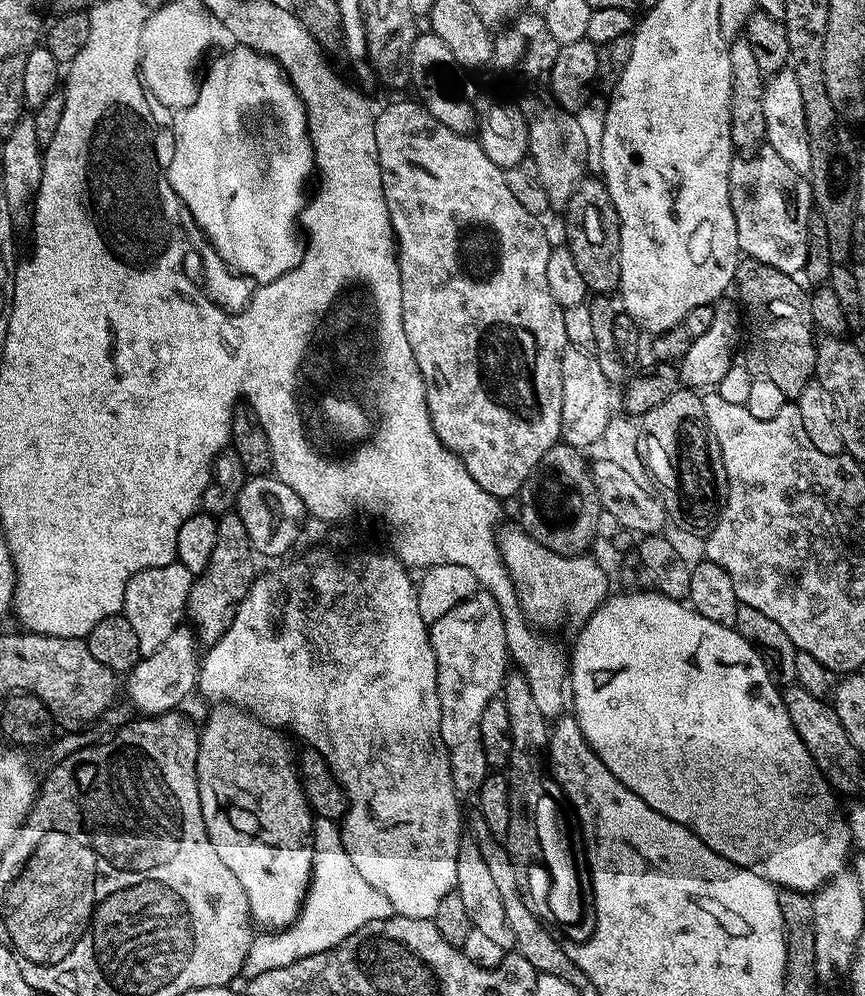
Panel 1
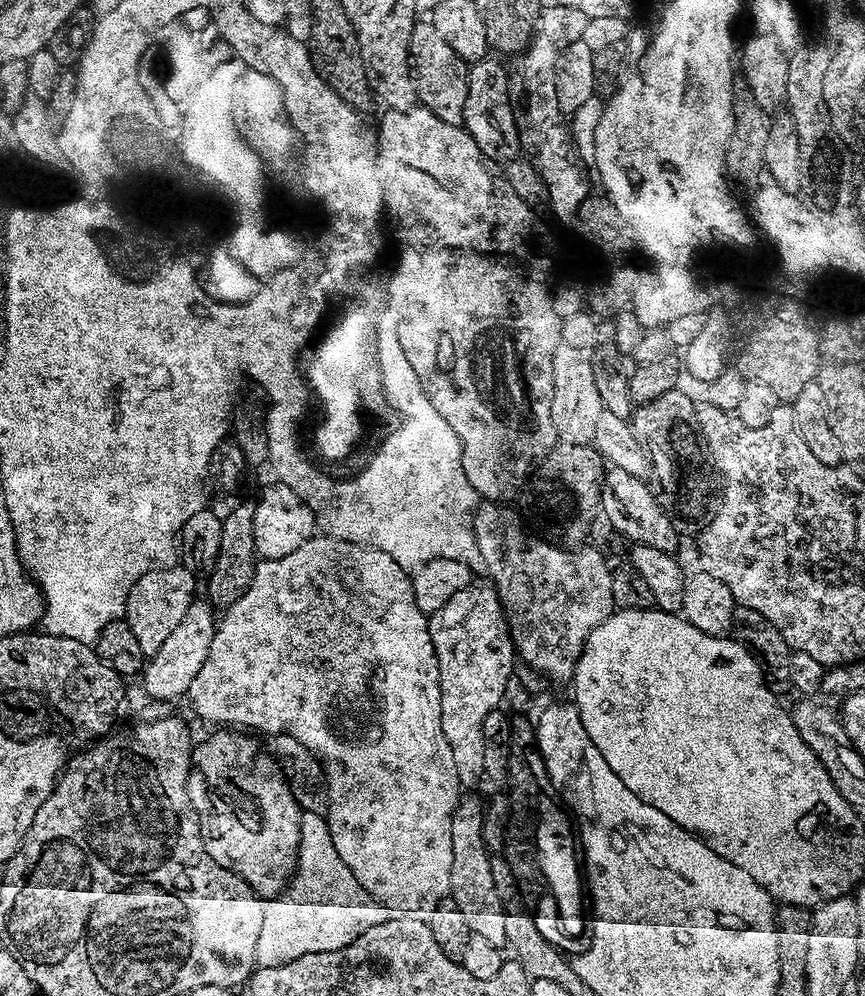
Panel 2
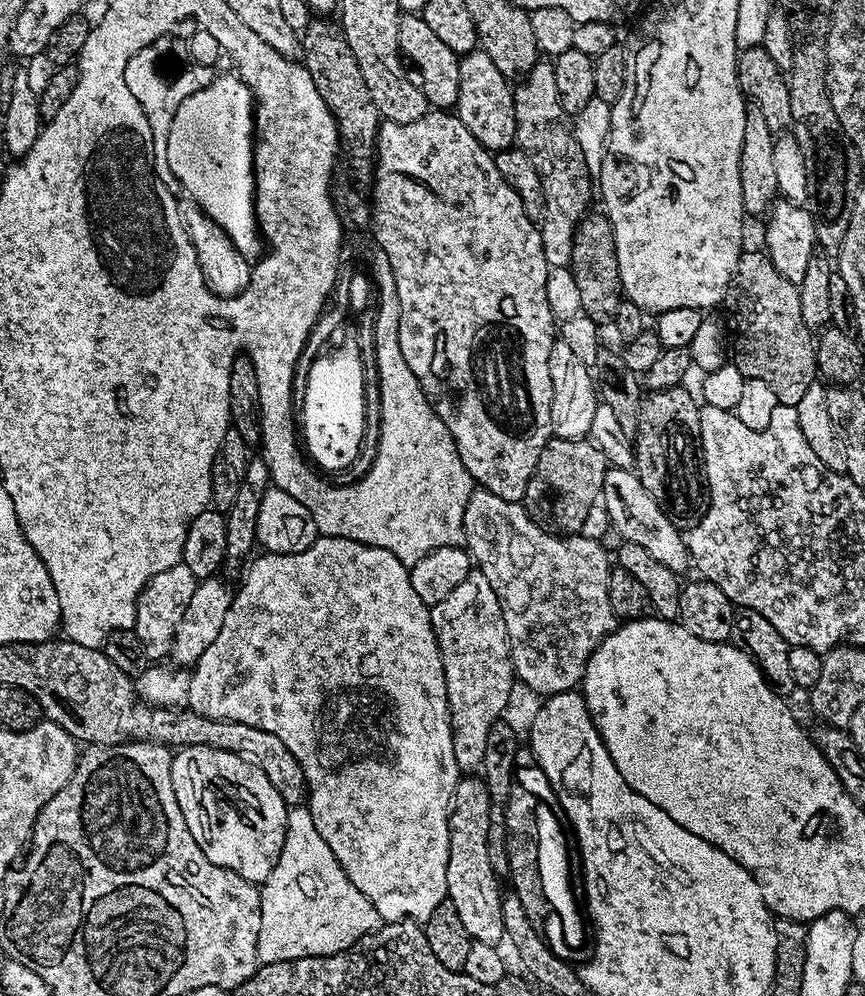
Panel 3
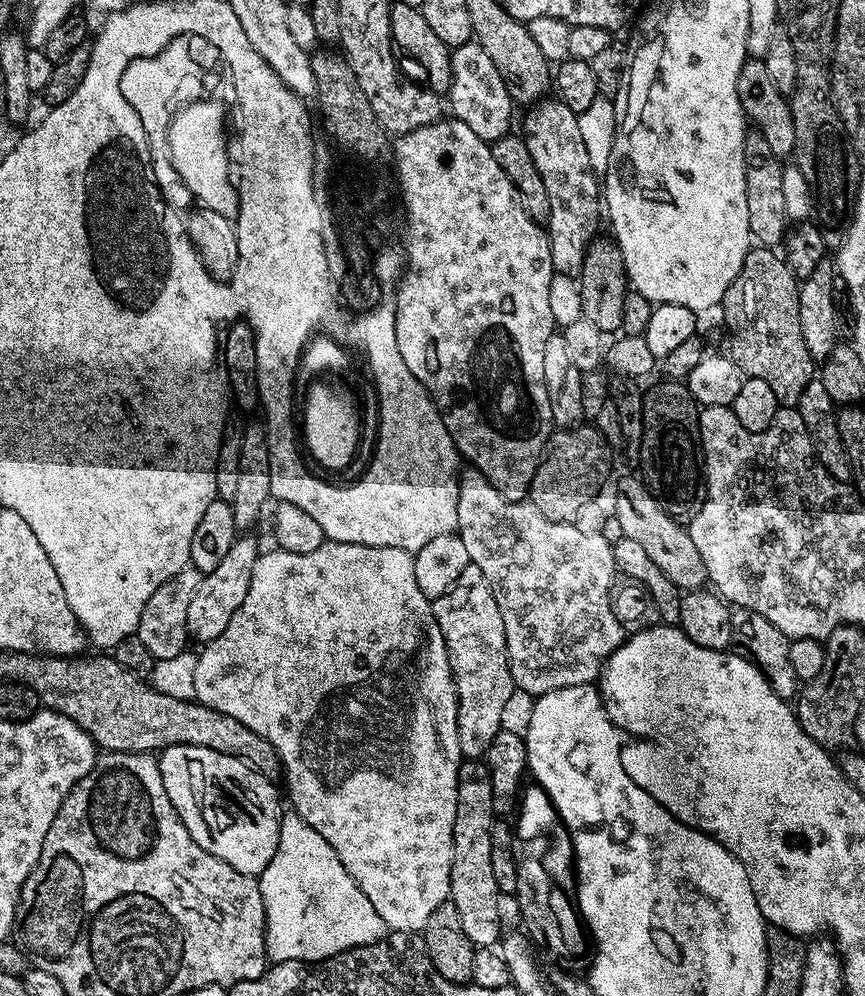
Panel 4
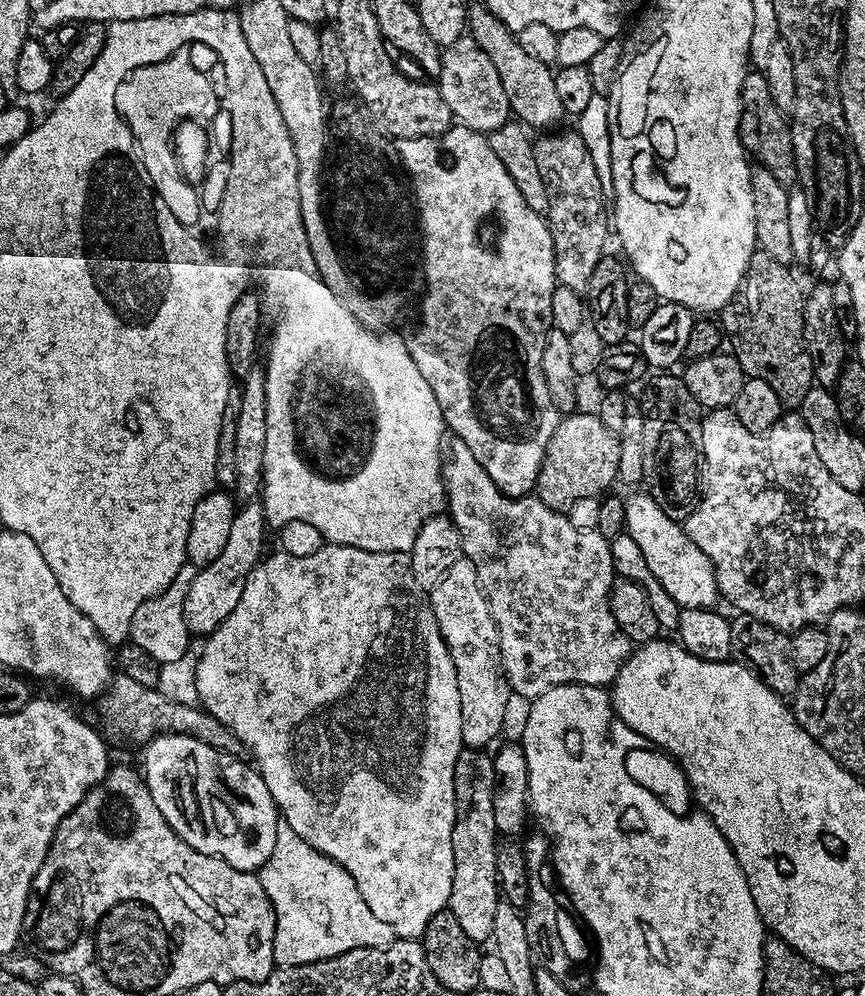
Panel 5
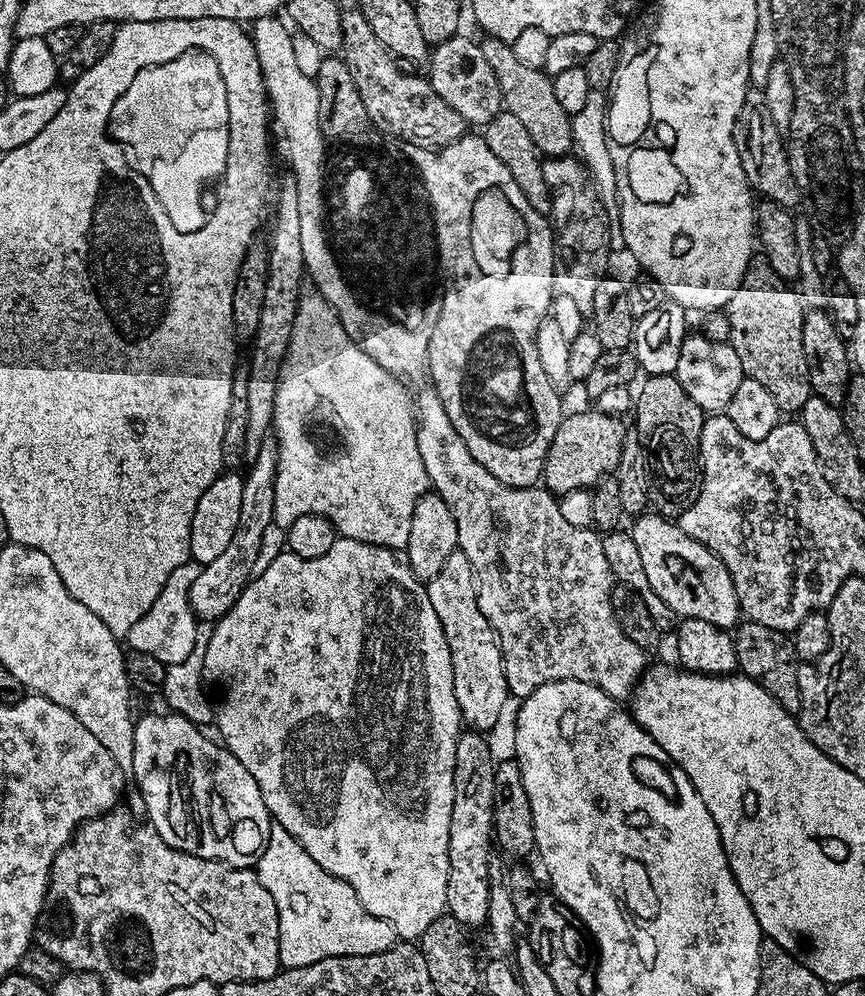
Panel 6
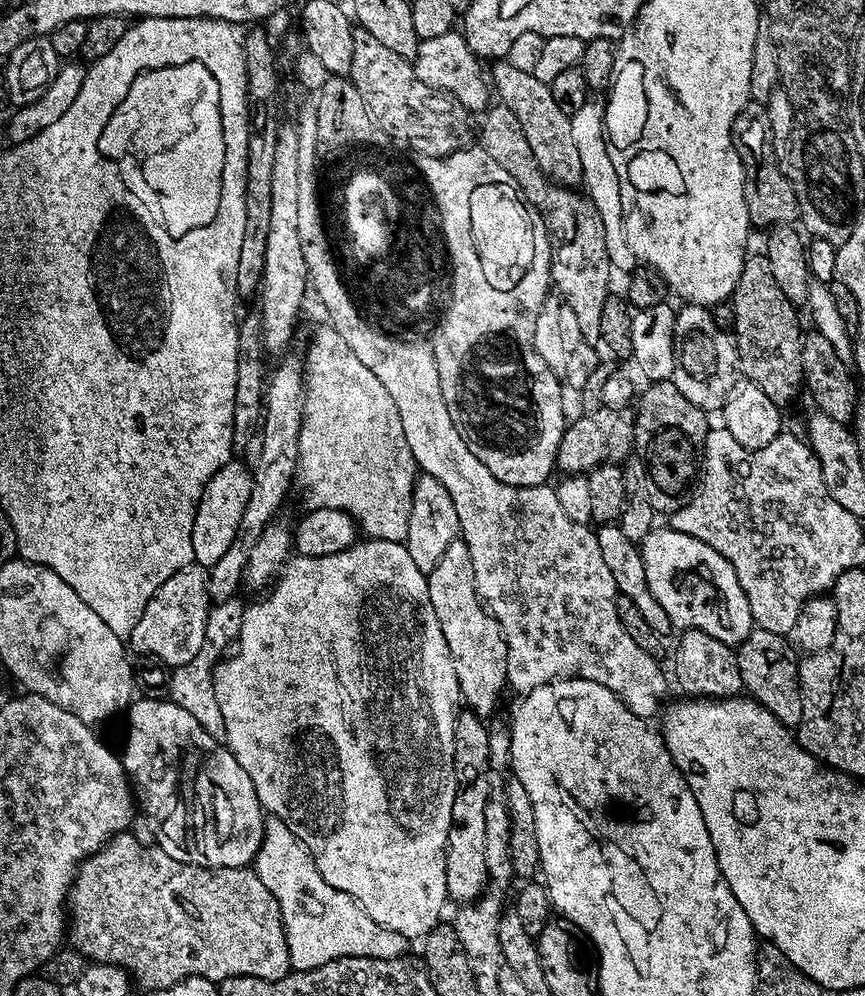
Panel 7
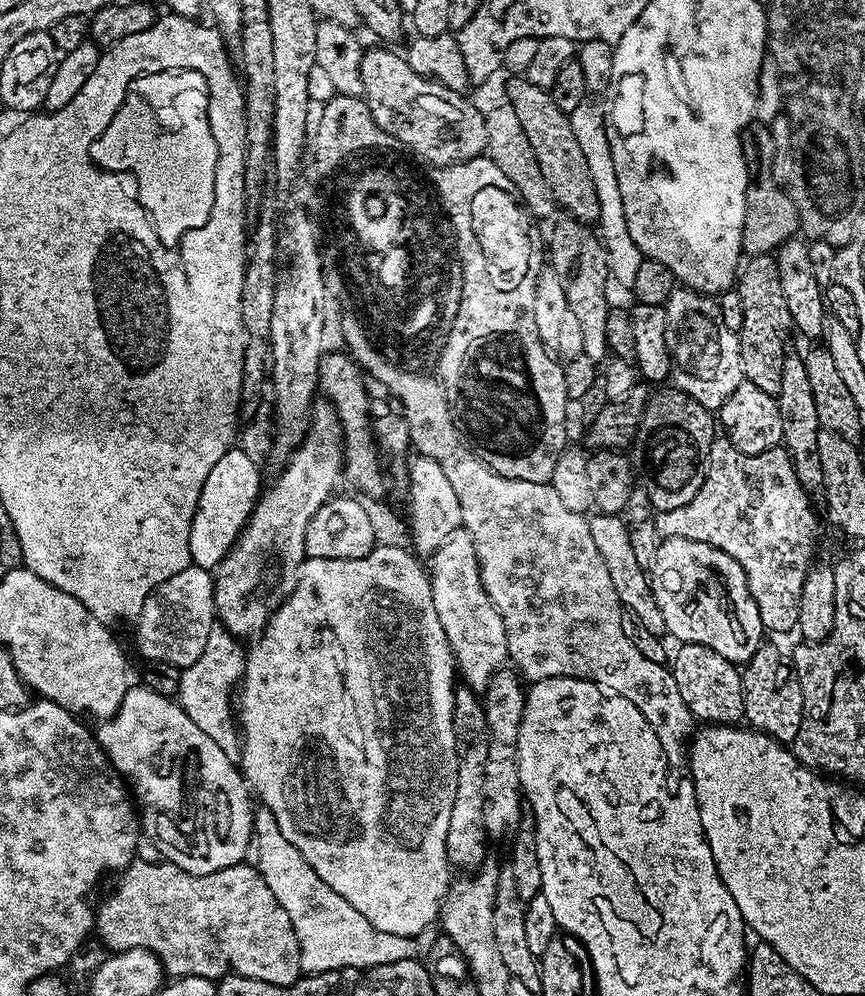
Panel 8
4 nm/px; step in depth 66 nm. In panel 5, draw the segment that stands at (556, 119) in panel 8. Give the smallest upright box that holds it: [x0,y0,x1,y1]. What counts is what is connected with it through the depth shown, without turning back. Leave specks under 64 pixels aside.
[467,3,565,130]

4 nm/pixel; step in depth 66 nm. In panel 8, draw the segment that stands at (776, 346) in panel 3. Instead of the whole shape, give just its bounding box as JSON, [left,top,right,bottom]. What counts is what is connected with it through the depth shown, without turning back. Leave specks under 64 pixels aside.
[738,255,793,397]

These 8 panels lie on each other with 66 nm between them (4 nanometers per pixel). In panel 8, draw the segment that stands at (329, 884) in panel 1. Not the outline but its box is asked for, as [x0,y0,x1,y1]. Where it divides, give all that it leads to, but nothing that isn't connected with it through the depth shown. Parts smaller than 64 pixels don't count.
[254,806,417,973]

